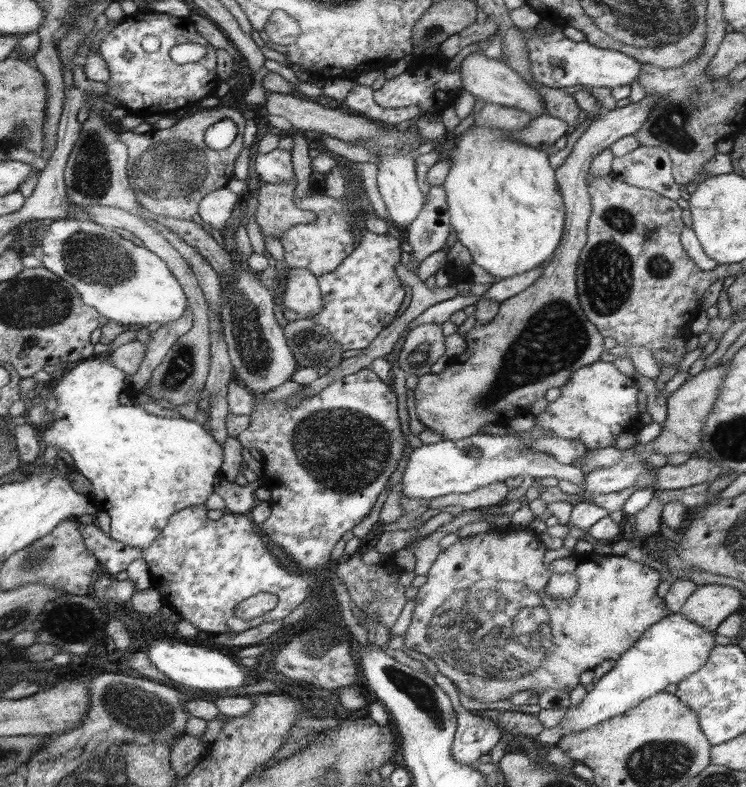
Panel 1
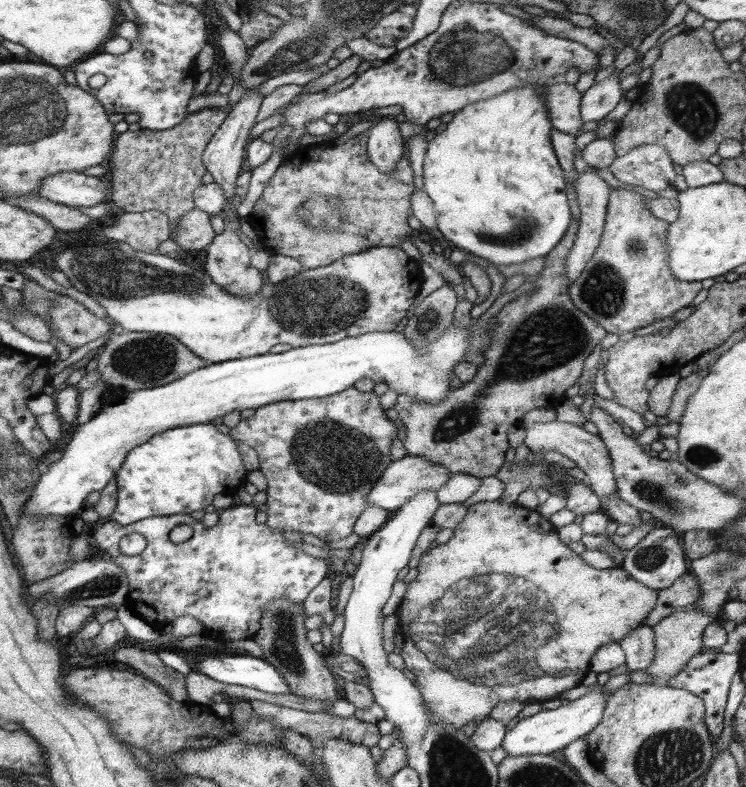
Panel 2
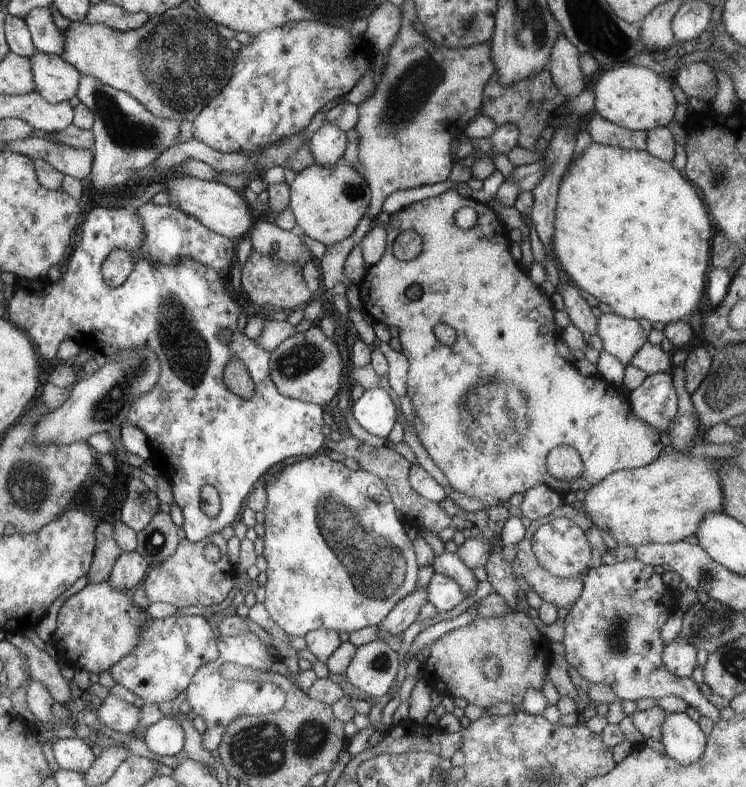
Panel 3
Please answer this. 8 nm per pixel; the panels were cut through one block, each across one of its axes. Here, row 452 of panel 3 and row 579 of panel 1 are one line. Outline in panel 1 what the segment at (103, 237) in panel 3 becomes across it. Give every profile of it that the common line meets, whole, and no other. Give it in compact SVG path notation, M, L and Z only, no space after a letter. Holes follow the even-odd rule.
M191 506L175 514L147 550L125 546L111 536L107 538L97 524L87 526L77 522L77 530L81 532L85 548L103 564L107 576L115 576L127 570L129 564L143 560L153 578L151 586L159 590L163 604L179 612L183 620L191 622L199 632L243 632L263 622L283 620L309 592L313 592L311 586L317 586L315 578L311 578L311 570L297 570L297 574L293 574L275 562L267 548L263 548L263 540L255 532L255 524L249 516L225 512L219 520L209 520L205 506ZM257 592L275 594L275 610L253 620L235 618L235 606Z

